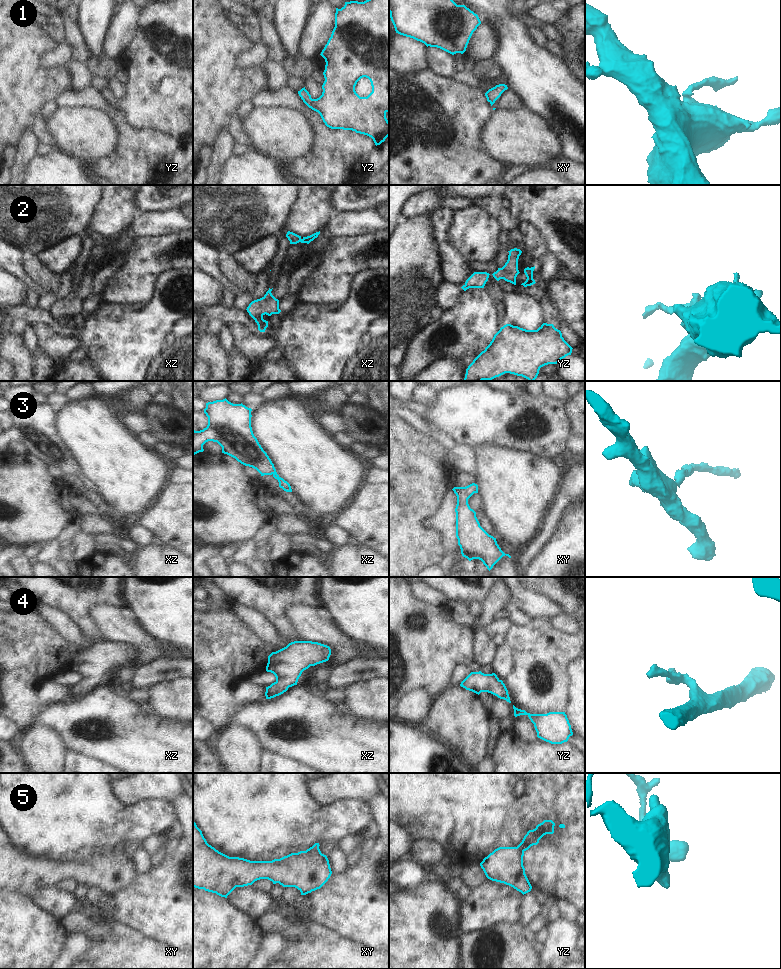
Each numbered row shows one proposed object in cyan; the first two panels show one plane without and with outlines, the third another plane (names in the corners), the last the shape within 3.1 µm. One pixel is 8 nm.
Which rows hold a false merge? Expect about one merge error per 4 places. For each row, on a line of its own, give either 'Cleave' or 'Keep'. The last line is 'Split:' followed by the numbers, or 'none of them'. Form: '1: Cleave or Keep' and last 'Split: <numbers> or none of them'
1: Keep
2: Keep
3: Keep
4: Keep
5: Keep
Split: none of them.

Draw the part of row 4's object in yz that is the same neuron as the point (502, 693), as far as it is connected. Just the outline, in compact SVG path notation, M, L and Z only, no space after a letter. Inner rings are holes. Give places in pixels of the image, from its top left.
M481 671L471 672L461 682L460 686L478 695L481 692L488 692L511 703L505 684L495 673L484 674Z

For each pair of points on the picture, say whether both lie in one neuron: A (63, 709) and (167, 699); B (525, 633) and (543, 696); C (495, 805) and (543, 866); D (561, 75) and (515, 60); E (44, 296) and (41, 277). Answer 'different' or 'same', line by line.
A: different
B: same
C: same
D: same
E: different

